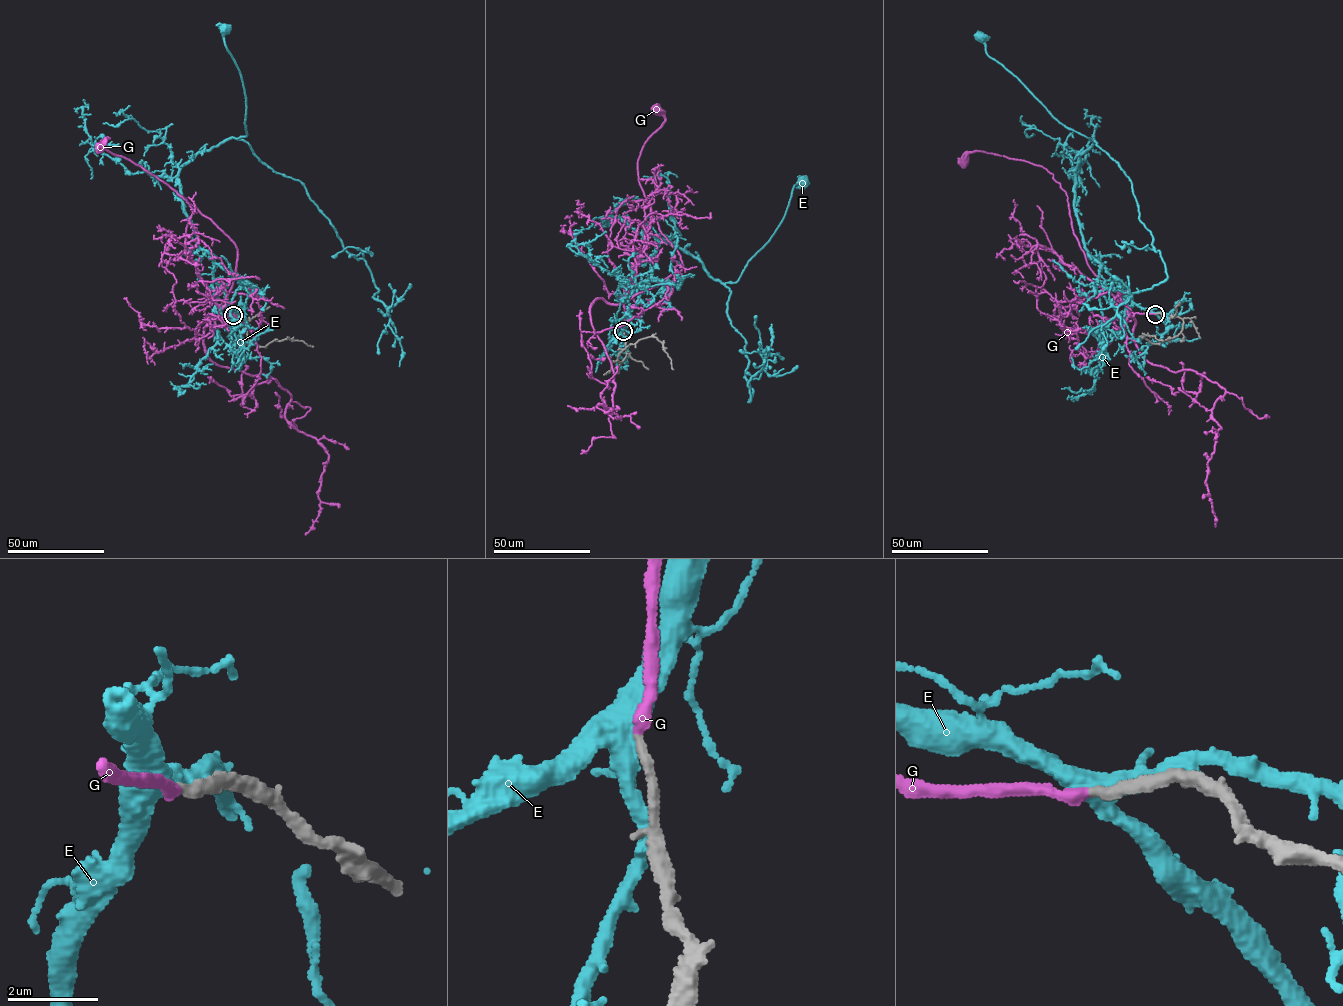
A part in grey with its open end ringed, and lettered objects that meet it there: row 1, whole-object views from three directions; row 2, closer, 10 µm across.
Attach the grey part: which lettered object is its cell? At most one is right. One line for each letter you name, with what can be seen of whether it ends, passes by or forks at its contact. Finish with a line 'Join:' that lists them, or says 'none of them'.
G: it ends
Join: G

